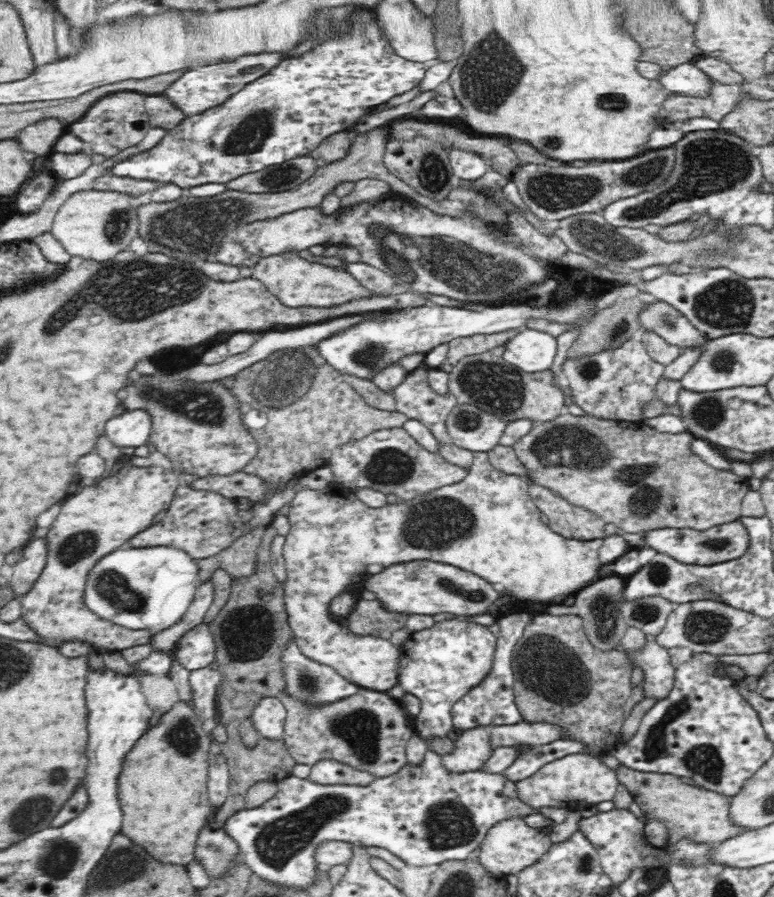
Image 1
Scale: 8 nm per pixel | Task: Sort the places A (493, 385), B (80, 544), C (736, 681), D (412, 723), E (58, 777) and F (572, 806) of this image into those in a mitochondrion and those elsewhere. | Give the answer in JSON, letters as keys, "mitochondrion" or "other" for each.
{"A":"mitochondrion","B":"mitochondrion","C":"other","D":"other","E":"mitochondrion","F":"other"}

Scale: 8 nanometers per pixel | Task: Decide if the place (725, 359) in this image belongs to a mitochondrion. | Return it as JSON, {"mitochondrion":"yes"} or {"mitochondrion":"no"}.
{"mitochondrion":"yes"}

